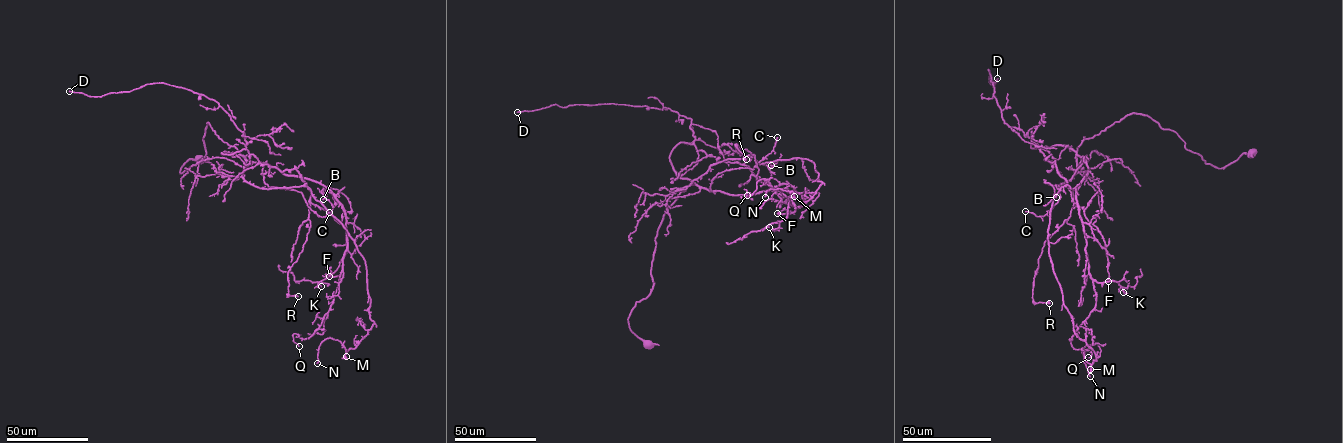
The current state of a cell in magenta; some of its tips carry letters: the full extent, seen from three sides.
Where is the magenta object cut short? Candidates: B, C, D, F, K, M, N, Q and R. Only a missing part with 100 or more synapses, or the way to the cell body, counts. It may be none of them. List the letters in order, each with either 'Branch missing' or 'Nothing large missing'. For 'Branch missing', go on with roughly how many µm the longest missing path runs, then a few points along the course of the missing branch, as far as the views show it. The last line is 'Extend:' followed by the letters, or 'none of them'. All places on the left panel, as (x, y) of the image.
B: Nothing large missing
C: Nothing large missing
D: Branch missing. Missing length about 200 µm
F: Nothing large missing
K: Nothing large missing
M: Nothing large missing
N: Nothing large missing
Q: Nothing large missing
R: Nothing large missing
Extend: D

